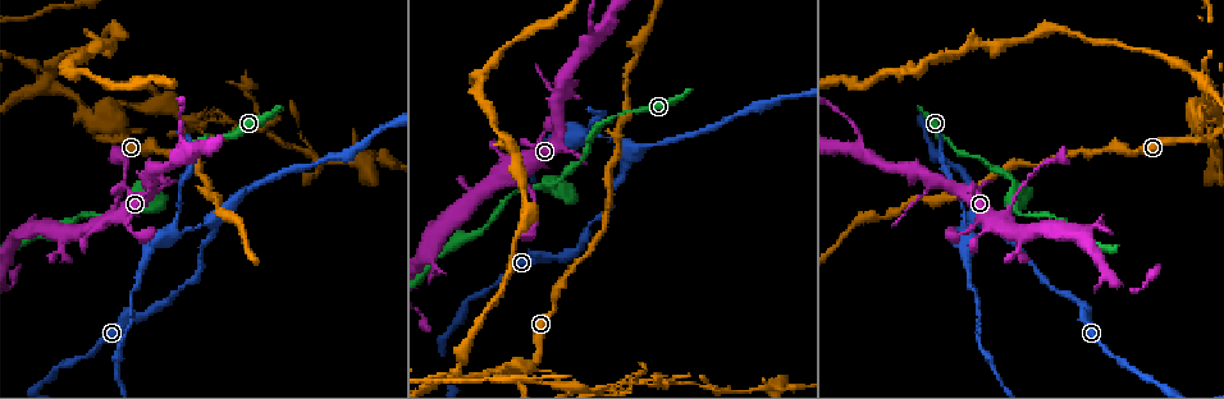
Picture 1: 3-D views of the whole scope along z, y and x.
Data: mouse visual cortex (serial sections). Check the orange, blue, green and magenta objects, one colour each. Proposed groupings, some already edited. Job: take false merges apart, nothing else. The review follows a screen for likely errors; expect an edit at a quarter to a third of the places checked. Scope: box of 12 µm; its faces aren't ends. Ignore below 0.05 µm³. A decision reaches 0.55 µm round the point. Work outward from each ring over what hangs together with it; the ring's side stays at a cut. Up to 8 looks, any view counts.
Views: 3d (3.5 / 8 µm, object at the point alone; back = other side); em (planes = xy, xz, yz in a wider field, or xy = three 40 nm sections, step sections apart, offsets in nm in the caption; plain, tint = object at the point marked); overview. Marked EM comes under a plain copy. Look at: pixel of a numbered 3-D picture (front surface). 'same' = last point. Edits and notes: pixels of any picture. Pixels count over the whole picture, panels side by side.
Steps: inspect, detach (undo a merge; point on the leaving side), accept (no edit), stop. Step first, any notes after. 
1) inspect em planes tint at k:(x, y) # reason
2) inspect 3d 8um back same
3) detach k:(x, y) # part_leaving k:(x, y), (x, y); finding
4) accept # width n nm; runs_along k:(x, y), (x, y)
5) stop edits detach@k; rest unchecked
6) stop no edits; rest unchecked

inspect 3d 3.5um at 1:(1002, 217) # side arm on a straight run

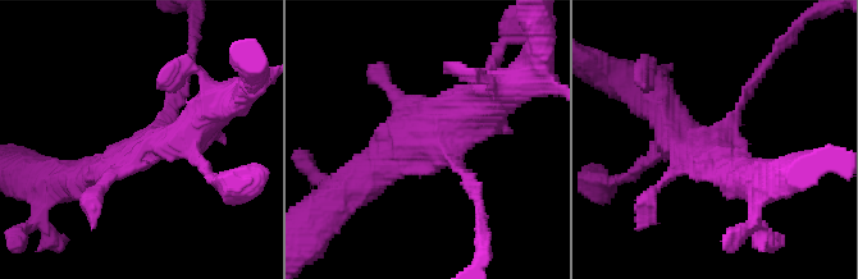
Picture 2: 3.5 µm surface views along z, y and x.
accept # one cell here

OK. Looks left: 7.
inspect 3d 8um at 1:(172, 235)

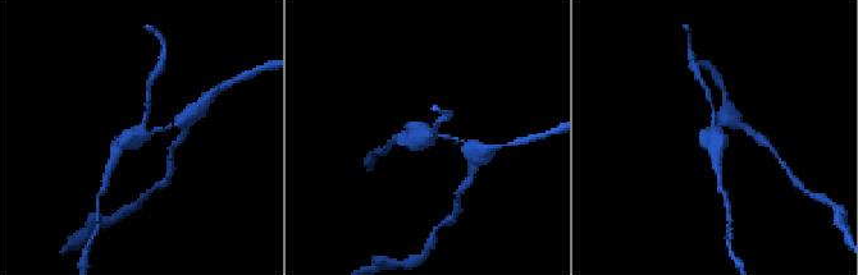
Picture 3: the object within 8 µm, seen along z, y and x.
inspect 3d 3.5um at 3:(427, 136)

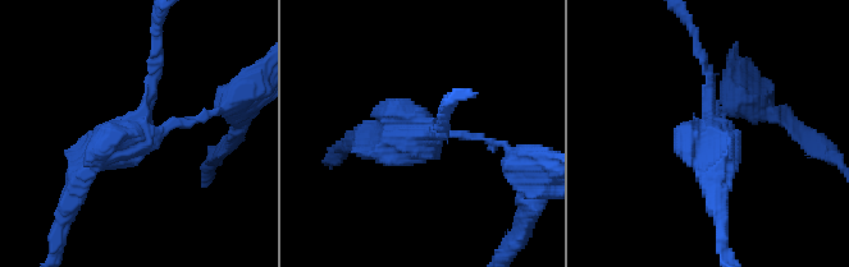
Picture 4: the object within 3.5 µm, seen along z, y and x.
inspect em xy step 2 tint at 4:(425, 131) # need the tissue

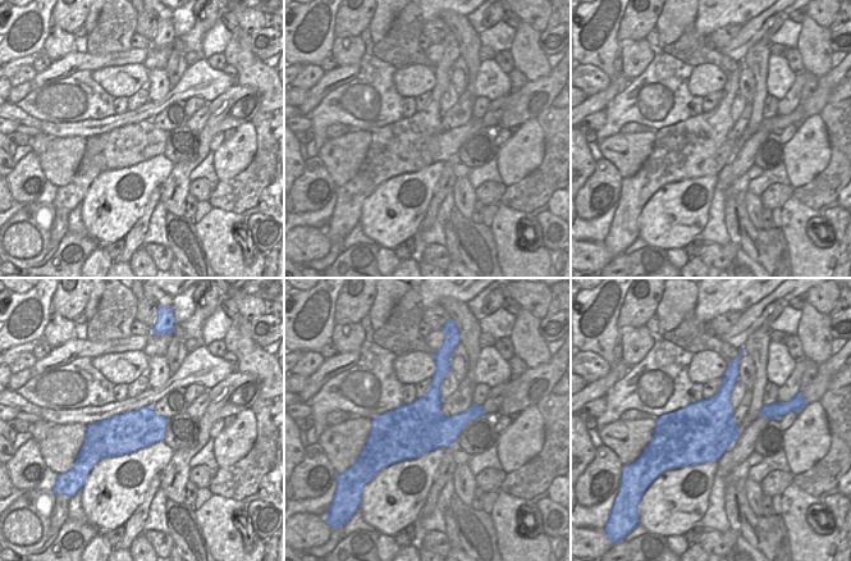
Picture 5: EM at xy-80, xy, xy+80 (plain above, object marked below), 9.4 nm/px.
detach 4:(397, 151) # two cells meet here

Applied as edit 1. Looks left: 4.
inspect 3d 3.5um at 1:(596, 33) # two arms in line, one across

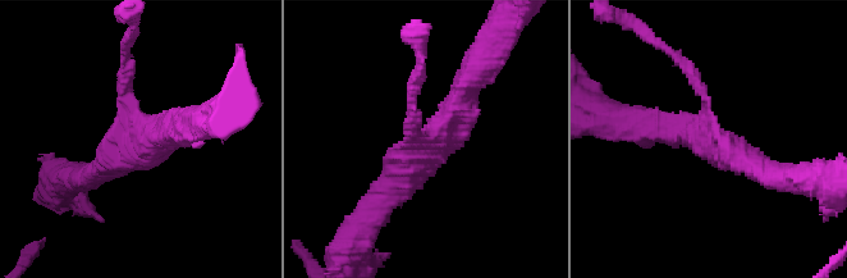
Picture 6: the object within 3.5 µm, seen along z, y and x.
inspect em xy step 3 tint at 6:(424, 140)

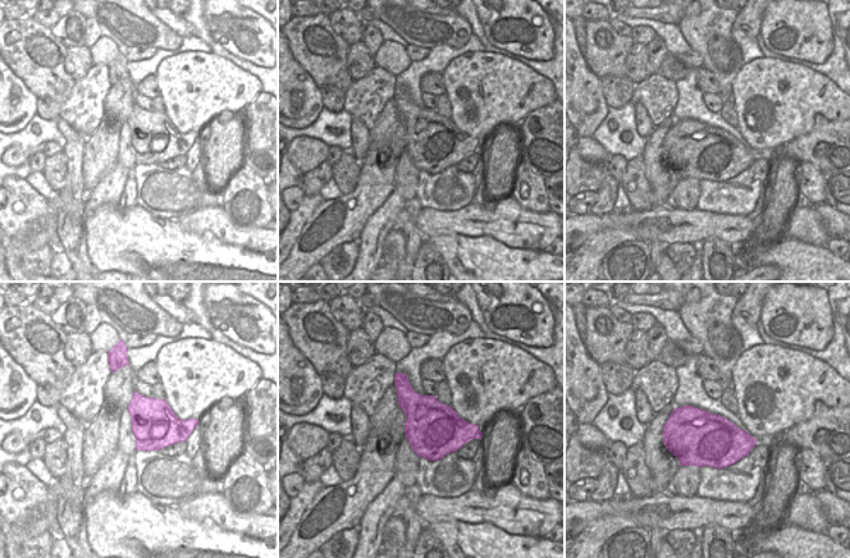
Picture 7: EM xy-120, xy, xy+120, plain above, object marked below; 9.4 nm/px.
accept # arms 3; arm_widths 150, 300, 350 nm; runs_along 6:(383, 201), (468, 80); continuous, no second cell

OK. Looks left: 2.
stop edits detach@4; rest unchecked

